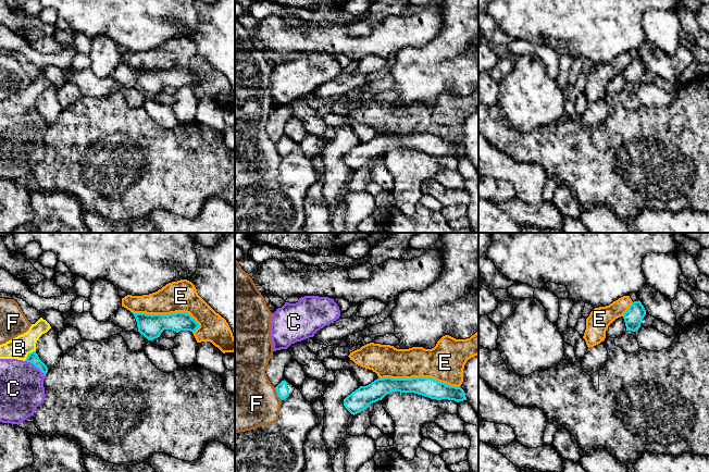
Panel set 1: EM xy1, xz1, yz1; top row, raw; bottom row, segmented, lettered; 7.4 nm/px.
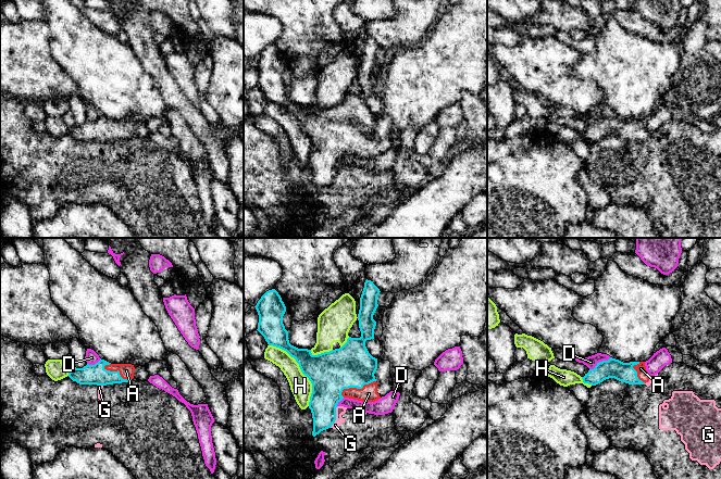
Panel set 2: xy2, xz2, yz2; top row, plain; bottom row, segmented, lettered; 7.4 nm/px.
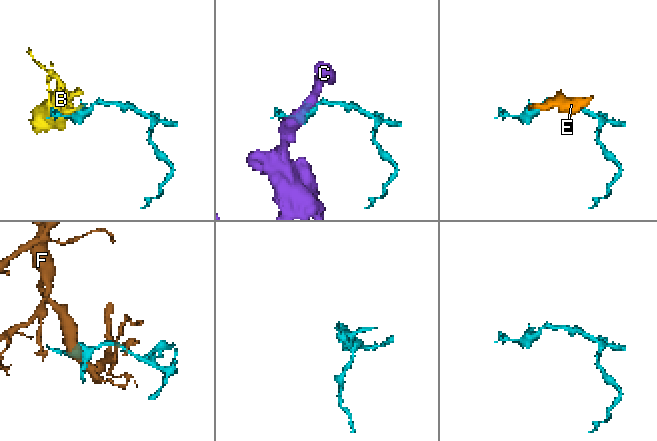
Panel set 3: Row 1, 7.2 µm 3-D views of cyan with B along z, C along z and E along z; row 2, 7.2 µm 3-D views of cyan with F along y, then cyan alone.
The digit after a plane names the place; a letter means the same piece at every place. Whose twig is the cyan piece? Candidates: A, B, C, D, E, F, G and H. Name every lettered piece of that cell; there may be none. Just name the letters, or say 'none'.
A

